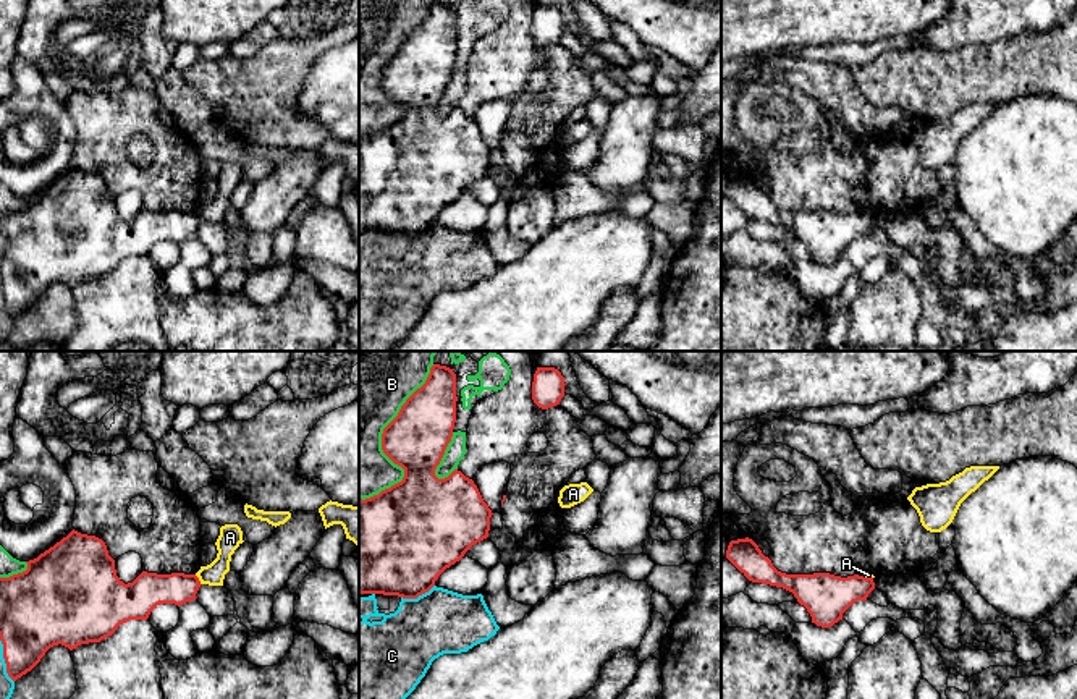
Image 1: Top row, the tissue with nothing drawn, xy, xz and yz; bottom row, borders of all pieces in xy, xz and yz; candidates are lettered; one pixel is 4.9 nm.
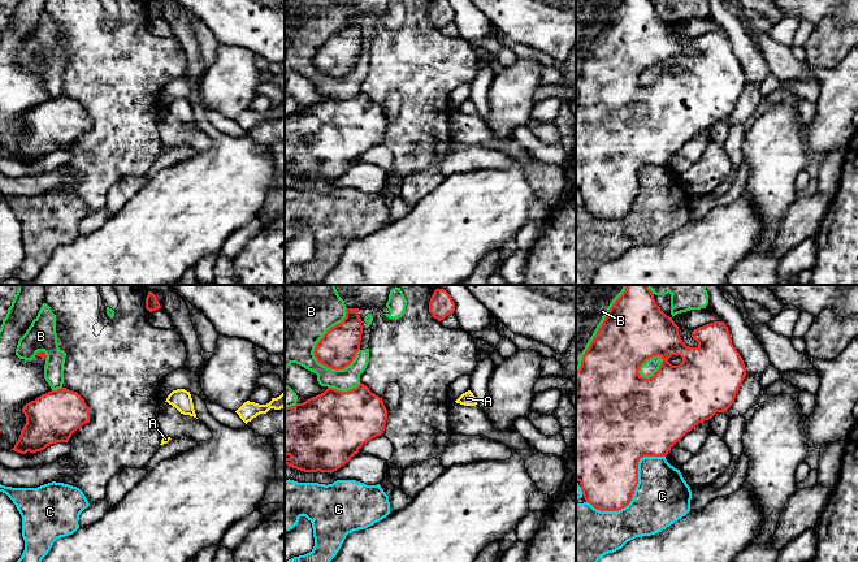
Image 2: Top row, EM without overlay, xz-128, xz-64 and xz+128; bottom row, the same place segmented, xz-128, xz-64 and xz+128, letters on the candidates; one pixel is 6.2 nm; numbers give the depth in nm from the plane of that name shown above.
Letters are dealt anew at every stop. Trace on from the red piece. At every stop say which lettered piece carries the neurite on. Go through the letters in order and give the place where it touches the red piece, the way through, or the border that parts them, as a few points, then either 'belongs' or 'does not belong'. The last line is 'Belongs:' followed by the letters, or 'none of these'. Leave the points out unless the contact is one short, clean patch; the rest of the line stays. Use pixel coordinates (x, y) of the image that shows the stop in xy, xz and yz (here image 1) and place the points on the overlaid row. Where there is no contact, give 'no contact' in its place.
A: contact xy (198, 580); border xy (194, 575), (201, 583); does not belong
B: contact xz (382, 444); does not belong
C: contact xz (418, 596); does not belong
Belongs: none of these

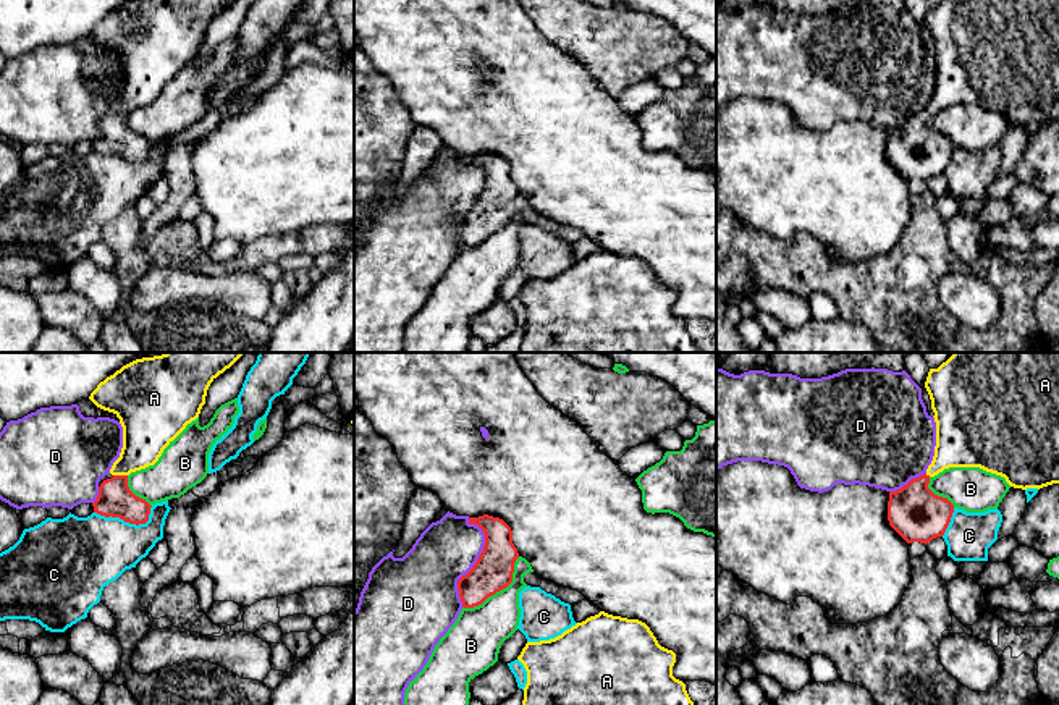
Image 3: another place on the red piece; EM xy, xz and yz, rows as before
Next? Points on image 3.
A: contact xy (120, 476); way xy (115, 498), (120, 476), (146, 434); belongs
B: contact xz (500, 589); border xz (519, 557), (513, 566), (513, 579), (505, 587), (464, 608); does not belong
C: contact xy (126, 521); does not belong
D: contact xz (477, 561); does not belong
Belongs: A

